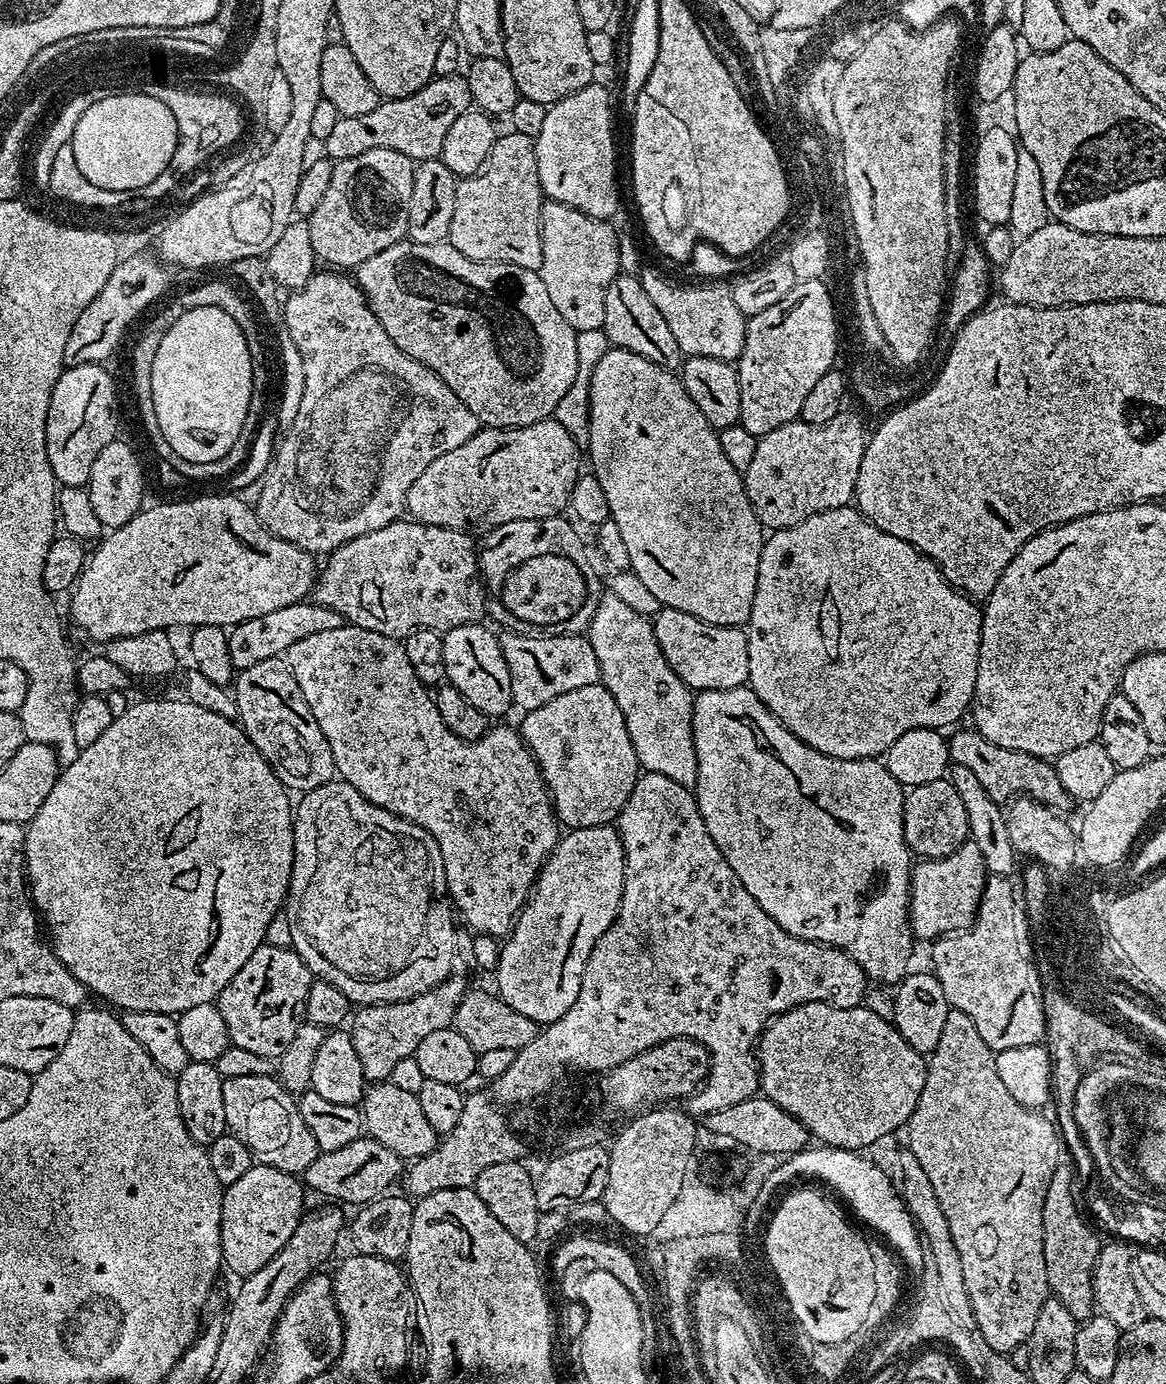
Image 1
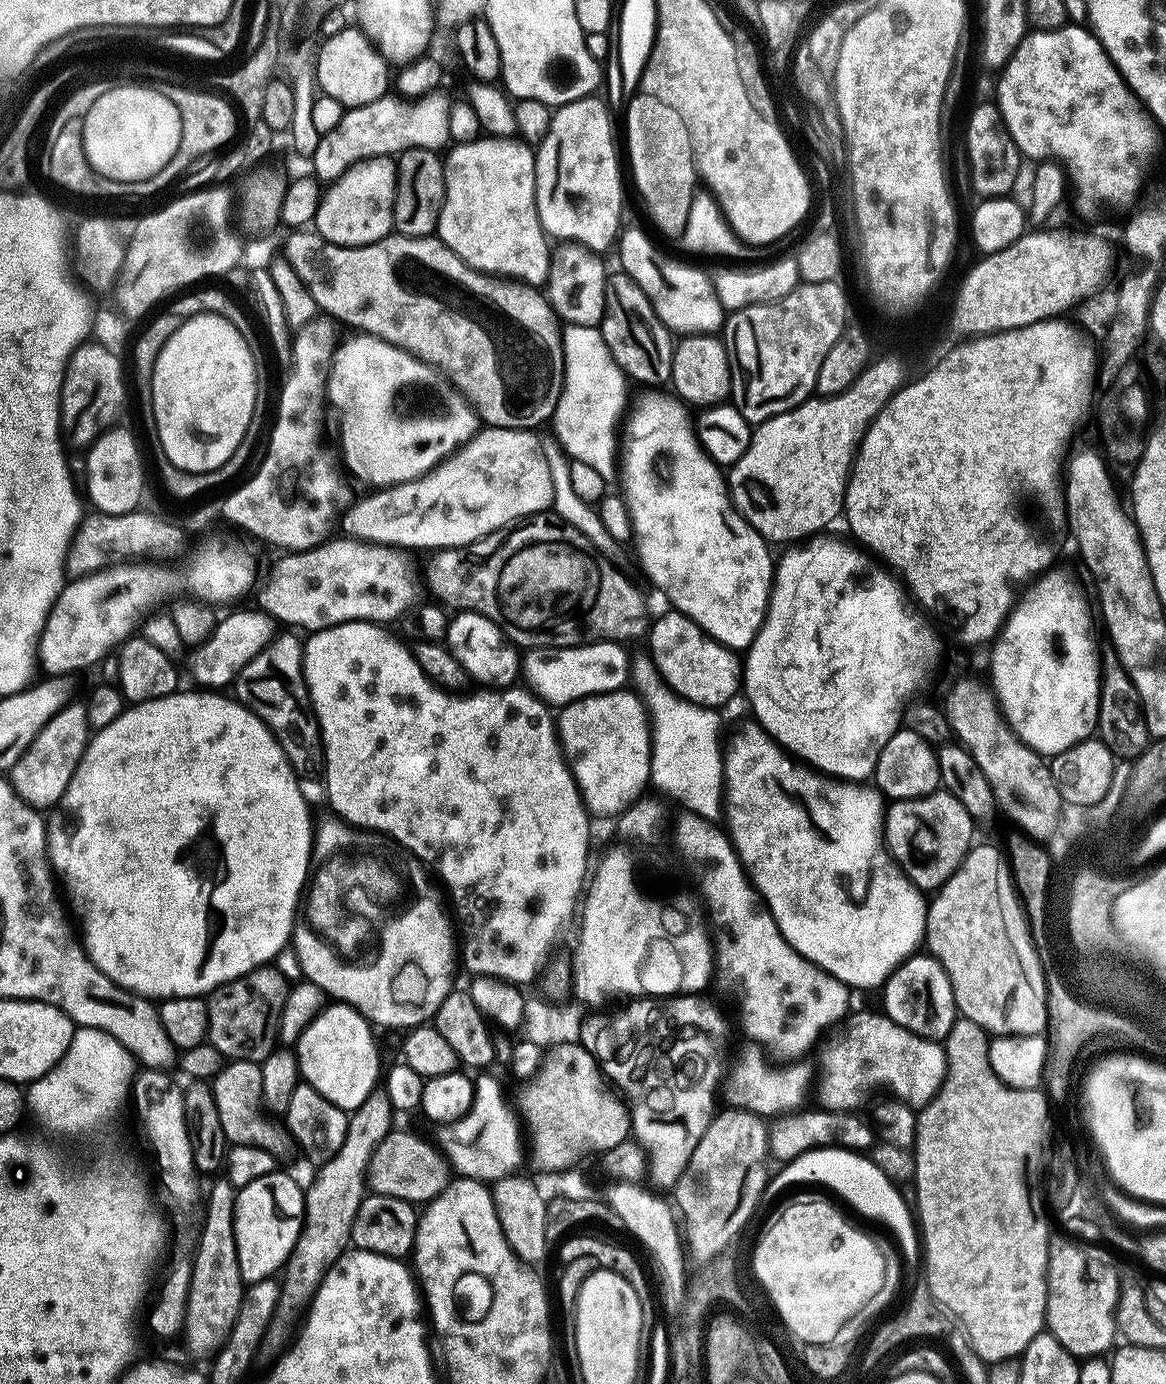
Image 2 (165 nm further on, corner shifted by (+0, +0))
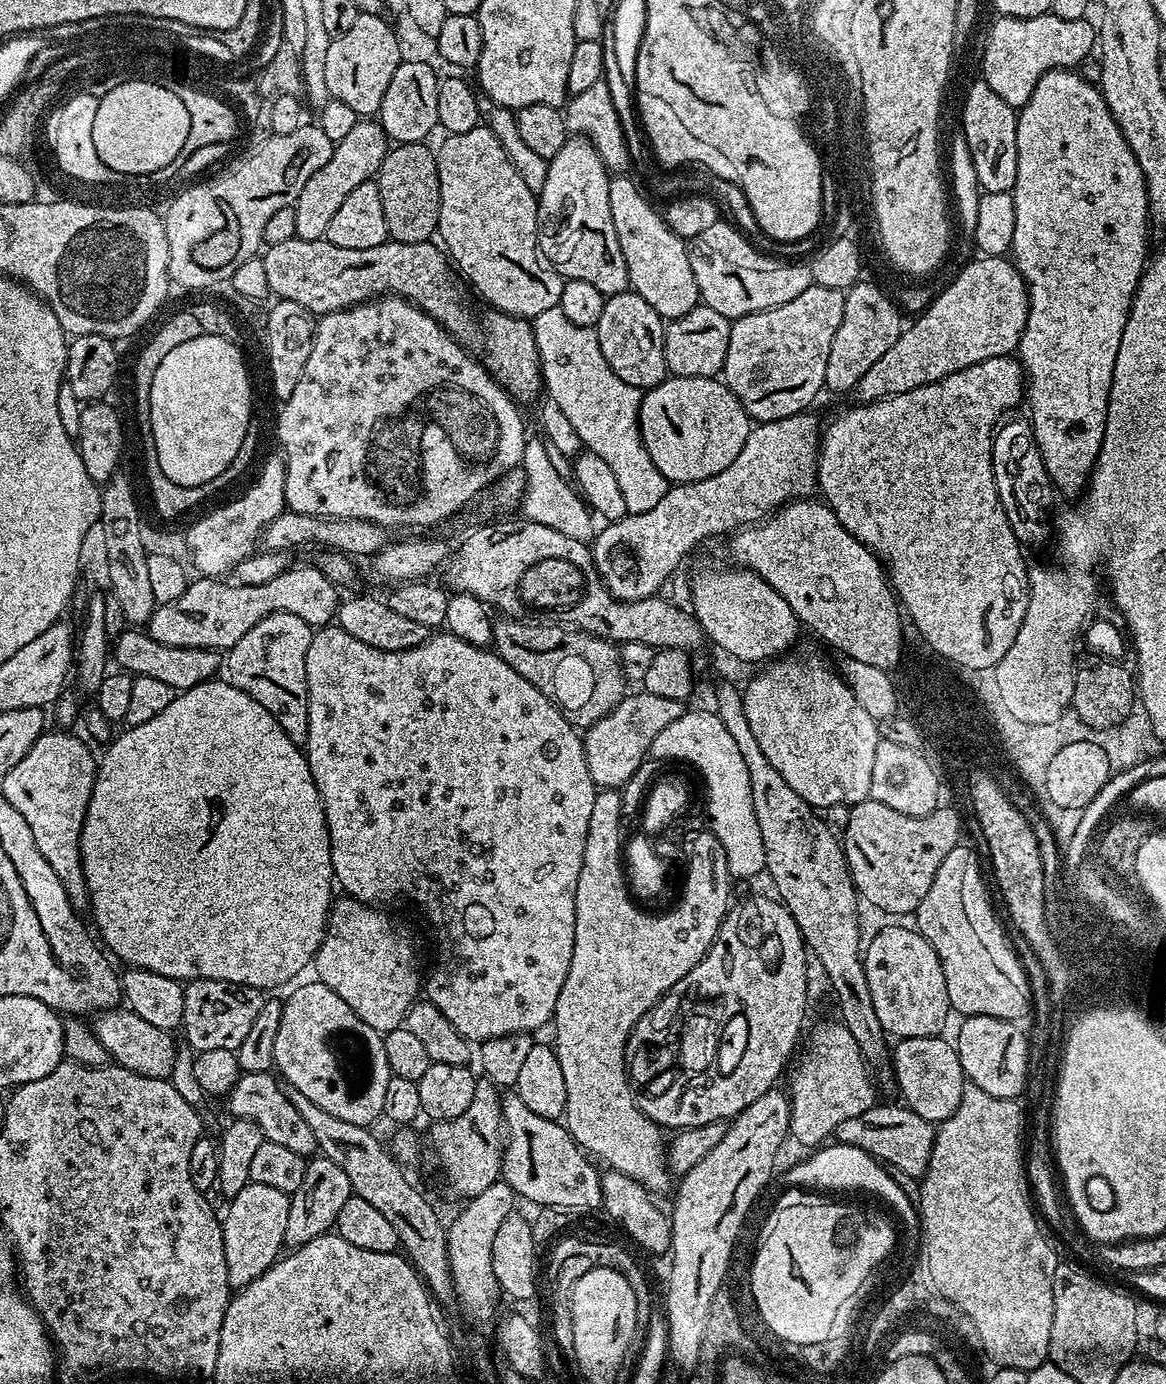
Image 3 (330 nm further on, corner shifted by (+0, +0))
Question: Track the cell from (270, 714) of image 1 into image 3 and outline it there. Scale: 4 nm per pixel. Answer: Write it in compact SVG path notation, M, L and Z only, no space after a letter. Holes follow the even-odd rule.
M275 612L262 618L262 622L258 622L258 626L250 626L250 630L246 630L246 634L242 634L242 638L238 638L234 647L227 649L226 652L226 672L228 668L226 676L230 683L250 698L254 698L254 702L258 702L258 706L262 706L276 719L278 726L282 726L284 733L294 743L301 746L307 745L308 731L310 730L306 650L310 646L313 635L313 625L302 622L302 618L298 618L298 614Z

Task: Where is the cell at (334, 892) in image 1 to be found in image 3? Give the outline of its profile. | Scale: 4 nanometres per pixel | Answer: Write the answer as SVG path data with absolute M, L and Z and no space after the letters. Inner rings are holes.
M337 899L328 914L326 935L314 961L315 979L334 990L334 994L338 994L338 998L342 998L342 1002L346 1002L346 1006L350 1006L350 1010L354 1010L354 1014L366 1022L366 1026L381 1034L393 1032L403 1025L410 1006L416 1003L422 992L422 976L420 980L420 964L416 961L416 952L407 934L399 932L392 925L391 918L379 912L379 907L365 904L363 900L343 899Z

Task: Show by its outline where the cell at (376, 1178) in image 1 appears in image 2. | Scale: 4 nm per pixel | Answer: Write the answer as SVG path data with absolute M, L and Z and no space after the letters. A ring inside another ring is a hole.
M389 1132L373 1152L370 1165L371 1191L377 1196L407 1200L413 1206L427 1205L429 1200L442 1194L442 1190L446 1190L453 1179L454 1172L448 1157L433 1141L432 1144L416 1132Z

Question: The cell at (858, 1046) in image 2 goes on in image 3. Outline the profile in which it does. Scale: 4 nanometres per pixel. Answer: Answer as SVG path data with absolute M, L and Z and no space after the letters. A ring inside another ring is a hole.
M906 1036L891 1049L892 1068L896 1071L896 1087L904 1095L903 1103L922 1118L939 1122L950 1118L962 1102L966 1077L955 1047L939 1036Z

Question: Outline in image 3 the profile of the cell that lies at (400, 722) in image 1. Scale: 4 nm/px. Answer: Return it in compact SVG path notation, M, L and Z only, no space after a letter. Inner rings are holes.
M324 626L313 635L310 646L306 650L306 682L308 683L308 713L310 714L306 755L312 777L318 786L320 800L324 804L324 817L332 847L332 875L335 883L339 887L341 884L348 891L345 893L351 899L363 900L365 904L375 905L380 902L376 900L392 900L395 896L405 896L406 899L420 904L421 910L428 915L429 922L436 927L436 936L440 939L440 948L444 951L445 958L452 963L452 976L432 976L429 980L427 977L427 999L431 1000L434 1006L438 1006L438 1010L442 1010L442 1014L446 1014L446 1018L450 1018L450 1024L468 1041L483 1042L516 1033L532 1034L537 1028L549 1023L555 1017L558 994L562 994L562 982L566 982L566 974L570 970L570 958L574 954L574 898L578 890L578 874L582 874L586 834L590 830L590 814L594 811L594 798L598 789L590 778L590 770L586 766L586 754L581 733L564 717L559 708L555 708L535 686L526 682L526 678L522 678L522 674L518 674L518 670L514 670L502 657L497 656L495 651L474 646L462 638L453 636L447 630L436 635L416 648L407 648L401 652L387 652L378 650L374 646L366 646L366 642L358 642L358 638L350 638L350 634L346 634L346 630L342 630L339 626Z

